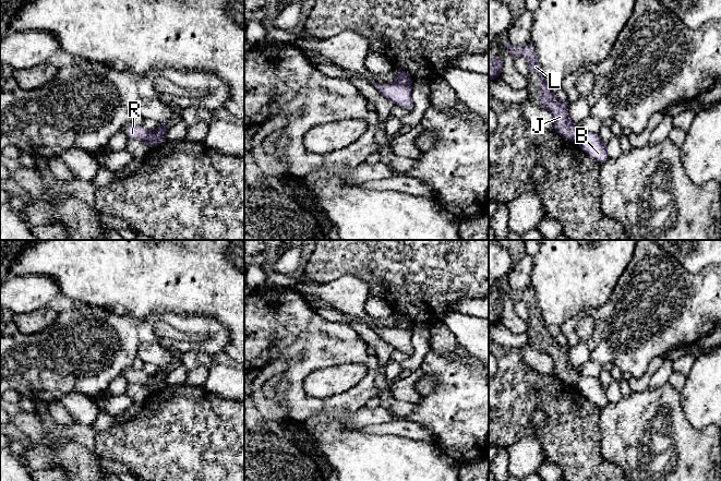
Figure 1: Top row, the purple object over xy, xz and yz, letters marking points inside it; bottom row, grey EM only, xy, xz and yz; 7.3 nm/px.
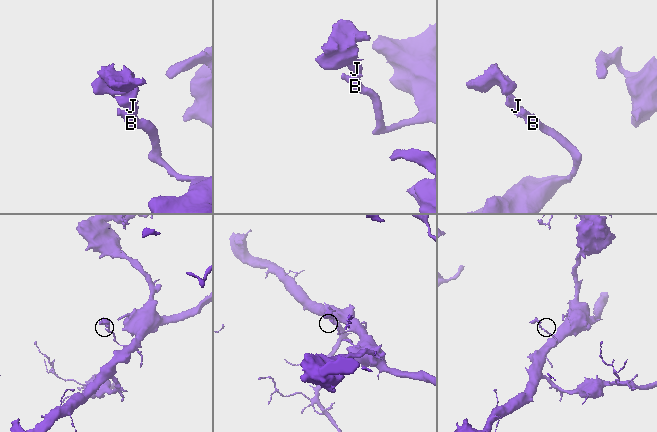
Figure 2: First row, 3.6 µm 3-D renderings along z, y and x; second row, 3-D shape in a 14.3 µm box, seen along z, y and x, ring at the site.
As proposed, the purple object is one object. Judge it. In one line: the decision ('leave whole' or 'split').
split

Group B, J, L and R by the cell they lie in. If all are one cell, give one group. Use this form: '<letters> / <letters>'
B R / J L

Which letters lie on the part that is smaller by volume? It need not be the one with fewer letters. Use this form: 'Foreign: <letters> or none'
Foreign: J, L

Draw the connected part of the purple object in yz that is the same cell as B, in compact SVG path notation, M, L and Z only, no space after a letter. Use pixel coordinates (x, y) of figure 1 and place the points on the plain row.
M581 375L578 380L577 388L588 400L599 408L609 404L608 390L602 387L598 377Z

